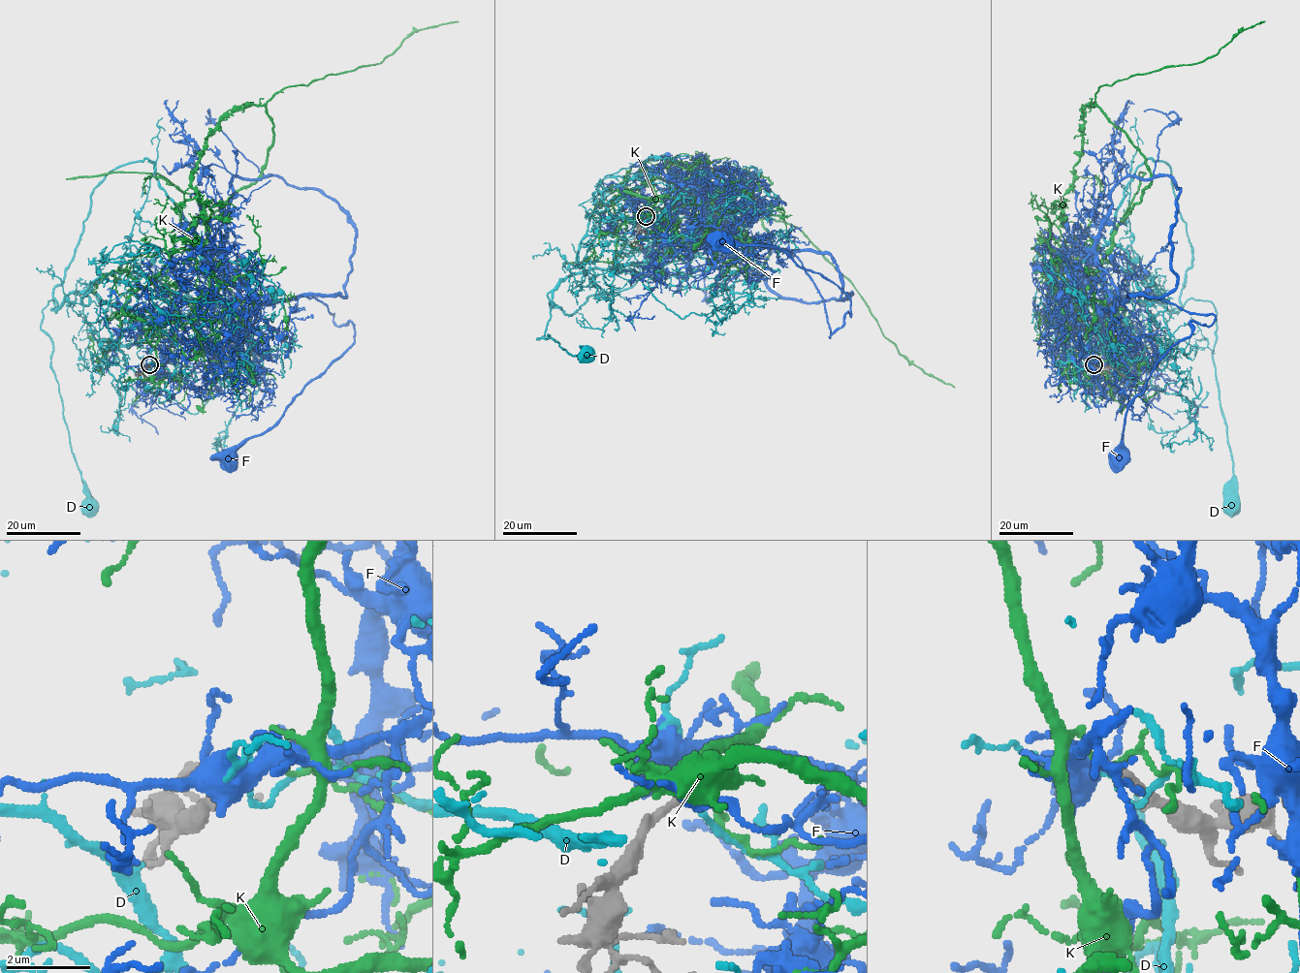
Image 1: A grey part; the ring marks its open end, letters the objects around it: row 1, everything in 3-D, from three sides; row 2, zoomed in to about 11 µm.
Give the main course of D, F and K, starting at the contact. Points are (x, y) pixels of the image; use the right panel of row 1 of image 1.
D: (1093, 365), (1119, 373), (1126, 322), (1113, 293), (1145, 305), (1154, 292), (1178, 311), (1211, 302), (1230, 502)
F: (1093, 365), (1101, 339), (1117, 342), (1125, 299), (1213, 315), (1210, 326), (1191, 321), (1151, 372), (1117, 458)
K: (1093, 365), (1074, 323), (1080, 296), (1151, 183), (1145, 157), (1095, 94), (1134, 75), (1211, 57), (1264, 21)

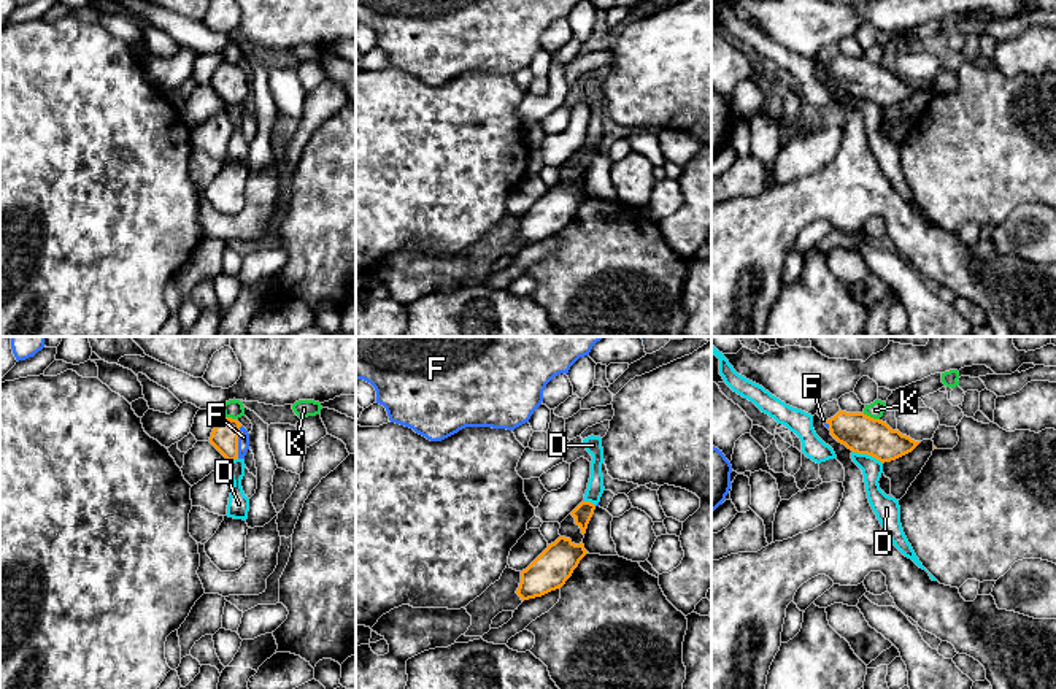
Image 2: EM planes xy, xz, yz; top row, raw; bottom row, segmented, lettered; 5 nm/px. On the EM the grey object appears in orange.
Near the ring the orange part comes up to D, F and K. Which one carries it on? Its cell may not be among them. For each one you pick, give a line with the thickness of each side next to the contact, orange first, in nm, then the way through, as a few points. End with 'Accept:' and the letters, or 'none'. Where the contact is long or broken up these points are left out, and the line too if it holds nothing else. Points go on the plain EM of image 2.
F: 140/60 nm
Accept: F

